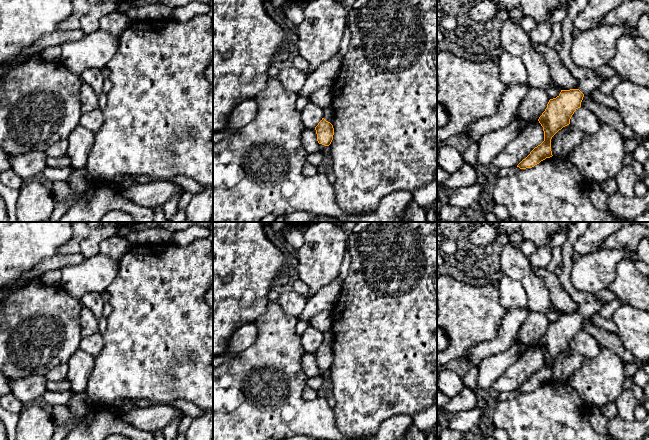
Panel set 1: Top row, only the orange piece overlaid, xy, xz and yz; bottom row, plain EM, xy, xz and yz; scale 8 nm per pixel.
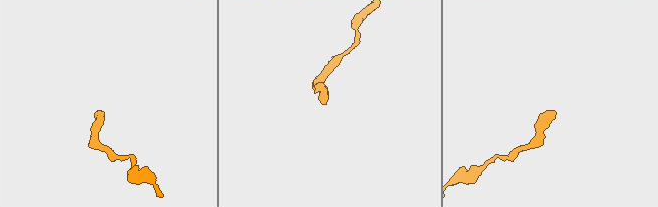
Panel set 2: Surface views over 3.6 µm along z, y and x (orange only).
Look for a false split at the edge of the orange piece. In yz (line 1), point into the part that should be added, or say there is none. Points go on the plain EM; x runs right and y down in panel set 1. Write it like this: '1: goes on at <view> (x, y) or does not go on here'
1: goes on at yz (588, 304)

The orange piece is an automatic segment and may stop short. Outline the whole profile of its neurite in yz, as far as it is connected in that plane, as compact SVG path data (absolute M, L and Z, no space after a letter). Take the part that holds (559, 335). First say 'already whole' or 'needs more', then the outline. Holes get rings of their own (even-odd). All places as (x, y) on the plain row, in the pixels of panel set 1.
needs more | M573 222L567 240L562 245L563 269L558 277L562 288L578 304L578 312L561 314L556 322L549 324L547 332L538 343L543 351L544 365L517 389L520 393L532 392L546 382L553 380L551 375L552 361L563 351L570 348L572 339L581 331L583 321L591 318L604 307L594 293L580 292L571 283L571 270L574 263L572 256L575 252L573 246L586 231L588 225L589 222Z

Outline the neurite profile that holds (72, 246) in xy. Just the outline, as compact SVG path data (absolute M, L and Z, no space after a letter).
M72 222L73 237L58 250L64 255L71 255L80 252L80 244L90 233L90 227L86 222Z

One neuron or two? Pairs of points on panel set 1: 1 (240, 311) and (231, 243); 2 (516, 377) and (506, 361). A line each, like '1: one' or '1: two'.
1: one
2: two

